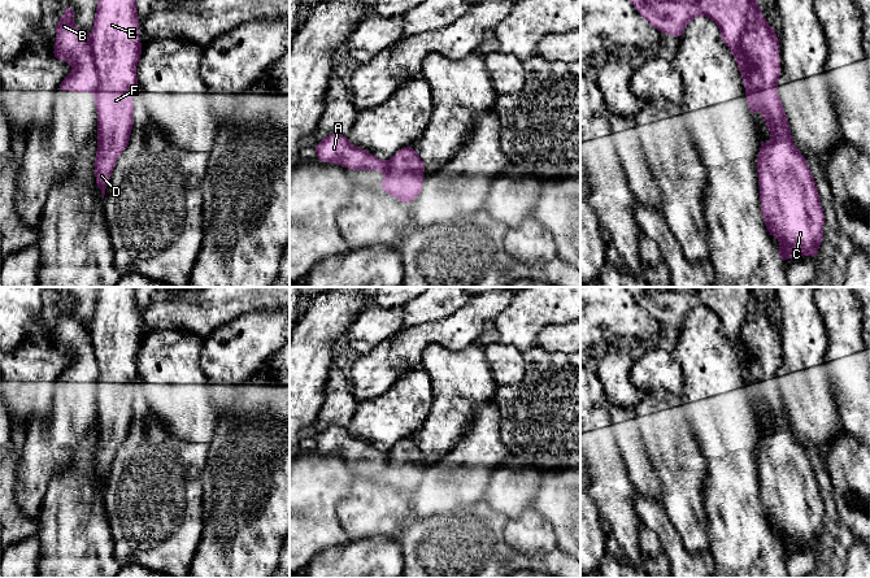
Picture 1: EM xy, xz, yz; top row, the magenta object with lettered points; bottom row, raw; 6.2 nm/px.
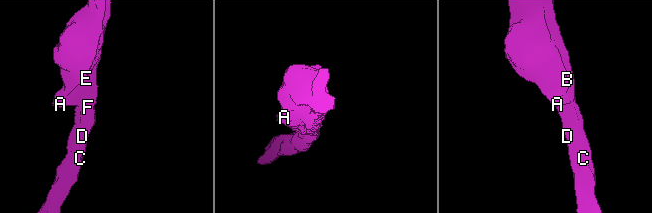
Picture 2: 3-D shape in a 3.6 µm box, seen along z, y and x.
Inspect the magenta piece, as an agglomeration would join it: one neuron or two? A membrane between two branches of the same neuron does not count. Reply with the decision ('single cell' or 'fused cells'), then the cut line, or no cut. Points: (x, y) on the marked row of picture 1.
fused cells; cut in yz along (748, 0), (740, 50), (760, 77), (760, 88), (752, 94)

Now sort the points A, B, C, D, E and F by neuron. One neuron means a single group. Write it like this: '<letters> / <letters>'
A B / C D E F

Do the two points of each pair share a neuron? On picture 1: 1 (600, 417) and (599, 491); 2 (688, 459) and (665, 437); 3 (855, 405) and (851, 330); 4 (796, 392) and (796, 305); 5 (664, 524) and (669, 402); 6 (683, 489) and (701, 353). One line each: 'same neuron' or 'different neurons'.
1: same neuron
2: same neuron
3: same neuron
4: same neuron
5: different neurons
6: different neurons

